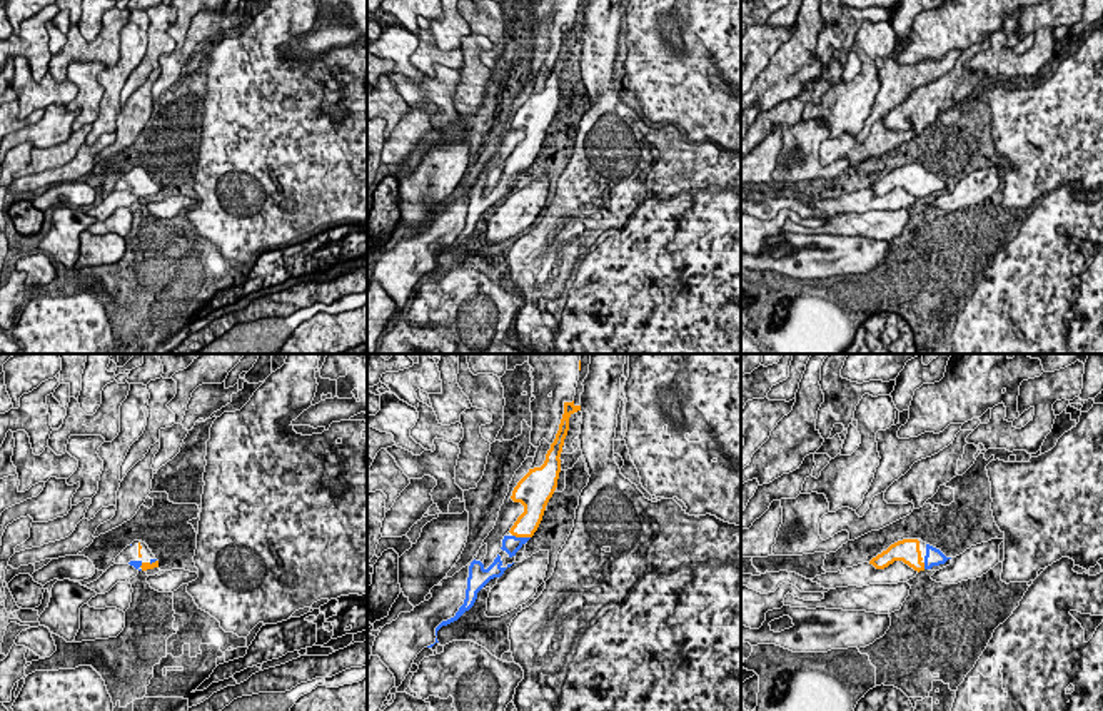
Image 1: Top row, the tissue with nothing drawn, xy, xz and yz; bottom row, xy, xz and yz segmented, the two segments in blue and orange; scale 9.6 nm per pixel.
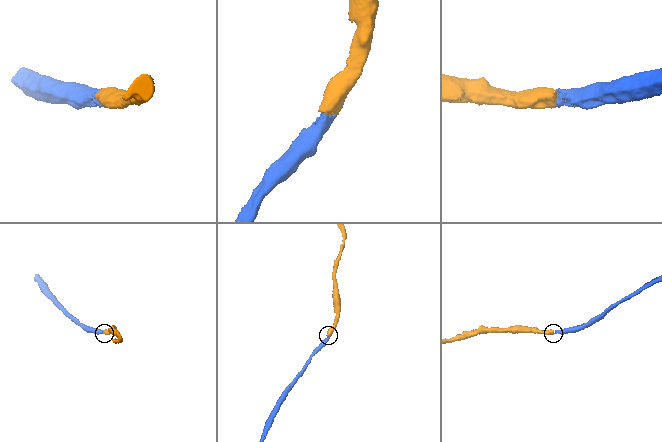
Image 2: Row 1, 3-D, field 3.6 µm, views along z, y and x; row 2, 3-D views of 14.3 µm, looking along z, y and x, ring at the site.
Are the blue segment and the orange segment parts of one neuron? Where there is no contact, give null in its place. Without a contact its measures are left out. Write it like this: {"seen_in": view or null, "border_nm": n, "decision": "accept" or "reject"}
{"seen_in": "xz", "border_nm": 180, "decision": "accept"}

